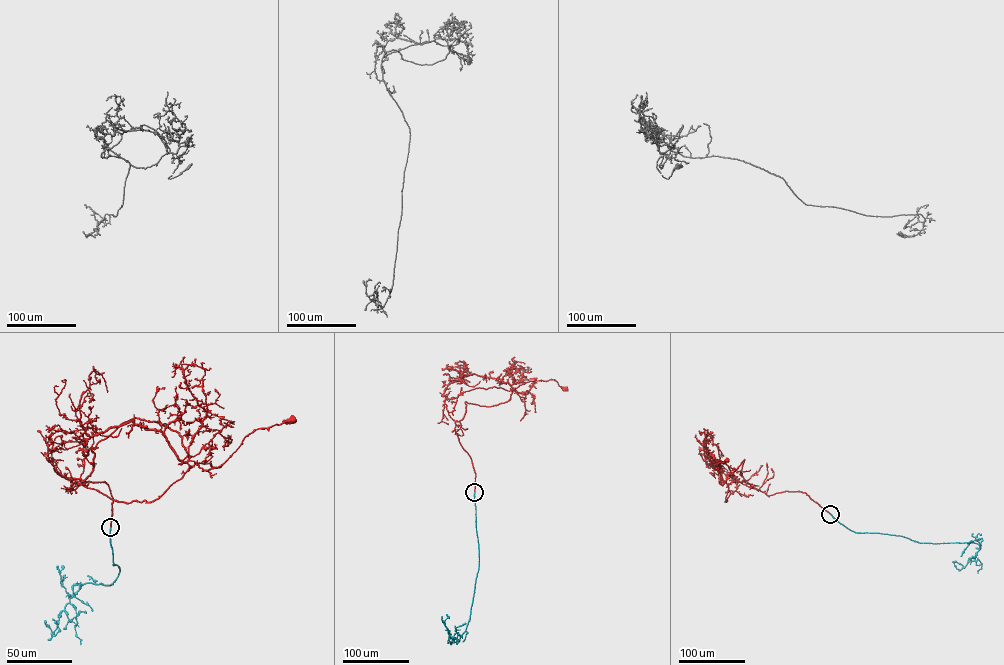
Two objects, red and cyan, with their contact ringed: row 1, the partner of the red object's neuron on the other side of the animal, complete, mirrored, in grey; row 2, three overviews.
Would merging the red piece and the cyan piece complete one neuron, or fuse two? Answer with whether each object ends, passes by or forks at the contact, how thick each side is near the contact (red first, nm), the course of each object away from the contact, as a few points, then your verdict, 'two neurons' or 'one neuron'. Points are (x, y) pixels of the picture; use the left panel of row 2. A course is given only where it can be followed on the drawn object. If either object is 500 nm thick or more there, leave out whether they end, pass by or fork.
red ends there; cyan ends there; 480 nm thick on the red side, 420 nm on the other; red runs (110, 526), (109, 486), (72, 479), (126, 421), (175, 430), (208, 470), (291, 418); cyan runs (110, 527), (117, 577), (110, 585), (81, 586), (58, 614), (51, 638), (59, 629), (55, 622); one neuron

